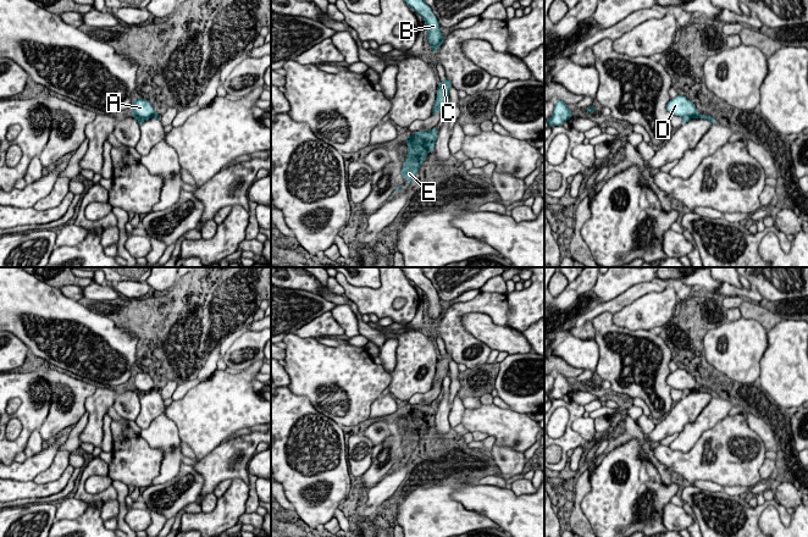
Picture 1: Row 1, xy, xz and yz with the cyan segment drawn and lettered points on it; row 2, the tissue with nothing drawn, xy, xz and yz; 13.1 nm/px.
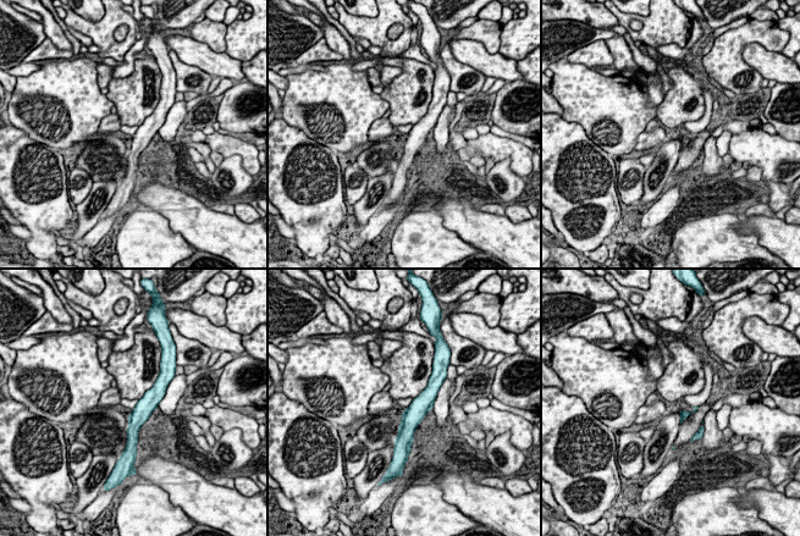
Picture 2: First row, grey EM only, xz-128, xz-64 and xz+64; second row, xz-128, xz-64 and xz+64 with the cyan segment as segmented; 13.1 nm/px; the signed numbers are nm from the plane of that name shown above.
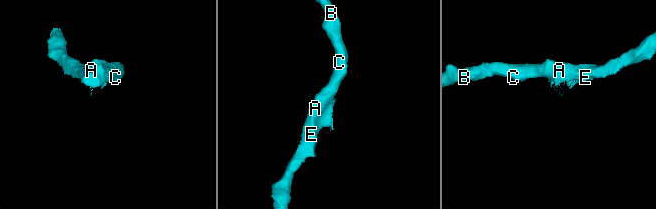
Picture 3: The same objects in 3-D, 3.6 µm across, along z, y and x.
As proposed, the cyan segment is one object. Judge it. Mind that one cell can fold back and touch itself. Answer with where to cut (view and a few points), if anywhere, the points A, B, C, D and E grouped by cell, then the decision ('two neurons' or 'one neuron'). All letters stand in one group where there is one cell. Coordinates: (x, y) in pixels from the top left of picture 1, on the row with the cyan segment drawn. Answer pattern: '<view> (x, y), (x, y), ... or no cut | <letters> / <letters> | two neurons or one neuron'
no cut | A B C D E | one neuron

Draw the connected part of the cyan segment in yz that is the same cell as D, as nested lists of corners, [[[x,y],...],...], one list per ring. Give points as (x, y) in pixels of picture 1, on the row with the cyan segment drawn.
[[[677,94],[671,99],[666,105],[666,110],[671,115],[681,116],[682,124],[688,122],[692,117],[709,120],[712,123],[716,123],[712,116],[699,115],[696,105],[684,95]]]

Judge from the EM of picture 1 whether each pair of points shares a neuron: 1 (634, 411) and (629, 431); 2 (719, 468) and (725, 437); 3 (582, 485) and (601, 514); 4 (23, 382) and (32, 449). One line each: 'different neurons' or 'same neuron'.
1: different neurons
2: same neuron
3: different neurons
4: different neurons

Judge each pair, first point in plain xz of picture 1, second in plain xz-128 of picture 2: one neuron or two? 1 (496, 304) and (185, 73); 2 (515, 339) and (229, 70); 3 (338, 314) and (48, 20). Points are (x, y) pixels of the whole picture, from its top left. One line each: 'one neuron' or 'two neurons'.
1: one neuron
2: one neuron
3: one neuron

